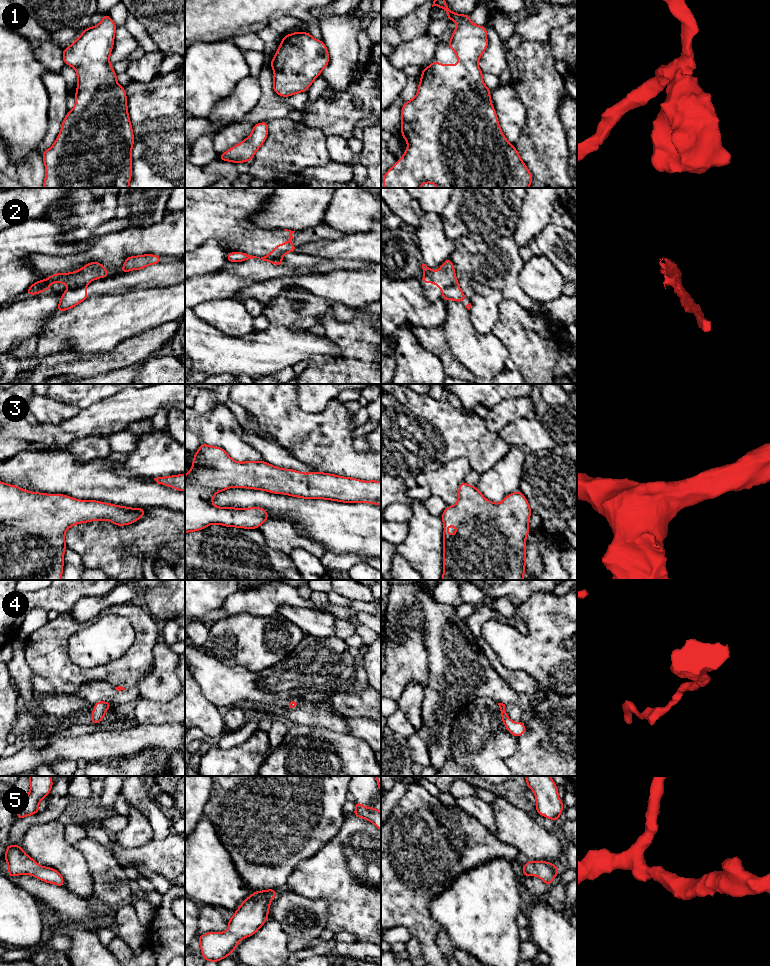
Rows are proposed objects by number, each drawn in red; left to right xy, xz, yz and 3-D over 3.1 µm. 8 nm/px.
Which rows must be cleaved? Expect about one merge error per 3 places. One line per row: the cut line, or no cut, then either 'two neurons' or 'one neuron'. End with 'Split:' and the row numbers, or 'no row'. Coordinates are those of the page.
1: cut none; one neuron
2: cut xy (85, 285), (70, 287); two neurons
3: cut none; one neuron
4: cut none; one neuron
5: cut none; one neuron
Split: 2

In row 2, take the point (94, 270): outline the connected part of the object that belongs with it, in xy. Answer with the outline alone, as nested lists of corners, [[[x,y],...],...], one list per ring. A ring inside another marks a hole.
[[[100,262],[87,263],[82,269],[71,273],[55,273],[42,281],[36,281],[31,285],[26,295],[36,295],[43,291],[49,291],[51,283],[64,283],[69,287],[82,287],[95,279],[109,276],[108,270]]]

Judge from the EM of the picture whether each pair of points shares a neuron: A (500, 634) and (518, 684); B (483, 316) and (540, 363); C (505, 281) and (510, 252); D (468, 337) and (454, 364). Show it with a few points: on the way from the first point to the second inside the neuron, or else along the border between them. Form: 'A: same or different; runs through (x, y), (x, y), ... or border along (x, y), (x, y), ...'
A: different; border along (495, 655), (505, 667), (525, 670), (534, 681)
B: different; border along (500, 302), (496, 324), (491, 332)
C: same; runs through (505, 274), (508, 271), (508, 259)
D: different; border along (446, 337), (451, 352), (473, 373)

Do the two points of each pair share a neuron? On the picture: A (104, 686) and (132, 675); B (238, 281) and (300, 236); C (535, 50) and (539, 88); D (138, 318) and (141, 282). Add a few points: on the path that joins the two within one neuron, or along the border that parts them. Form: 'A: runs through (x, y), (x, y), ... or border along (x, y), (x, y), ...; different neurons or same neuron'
A: border along (88, 681), (108, 681), (114, 687); different neurons
B: border along (241, 261), (261, 258), (278, 265); different neurons
C: runs through (535, 59), (535, 79); same neuron
D: border along (163, 284), (125, 289), (117, 294); different neurons

